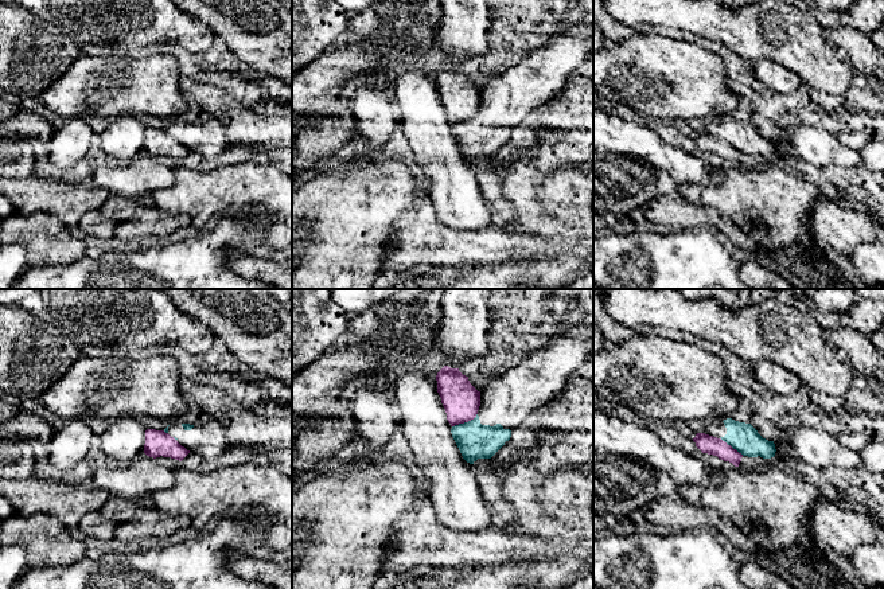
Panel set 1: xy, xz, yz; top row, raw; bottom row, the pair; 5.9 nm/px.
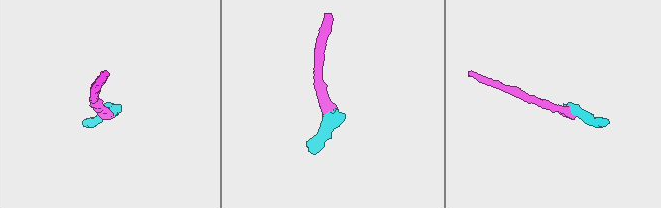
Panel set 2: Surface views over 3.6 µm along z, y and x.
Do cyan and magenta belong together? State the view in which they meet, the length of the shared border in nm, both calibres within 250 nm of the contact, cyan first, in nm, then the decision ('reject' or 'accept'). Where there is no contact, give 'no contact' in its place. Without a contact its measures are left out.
meets cyan in xz; contact 170 nm long; 220 nm thick on the cyan side, 220 nm on the other; reject

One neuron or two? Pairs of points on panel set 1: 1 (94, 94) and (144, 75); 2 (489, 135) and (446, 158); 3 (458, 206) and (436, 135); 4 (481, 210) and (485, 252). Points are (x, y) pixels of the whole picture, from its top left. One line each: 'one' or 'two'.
1: one
2: two
3: one
4: two

